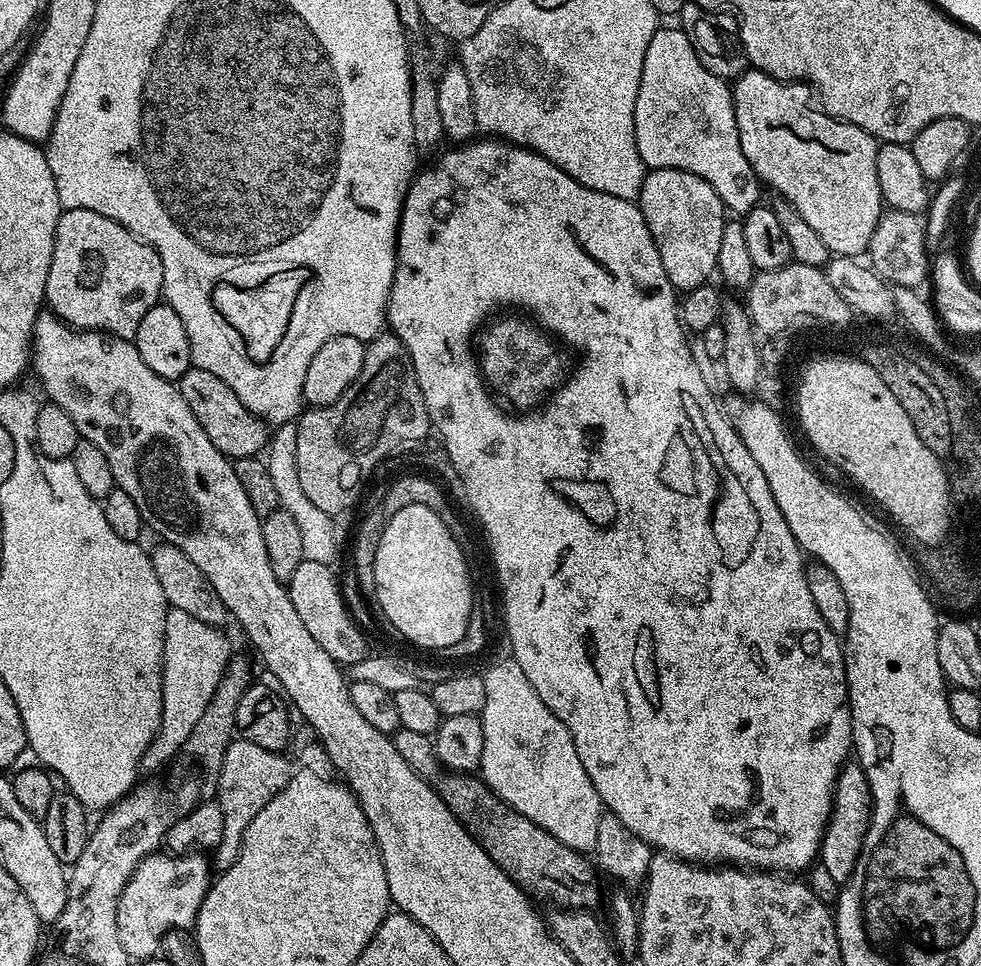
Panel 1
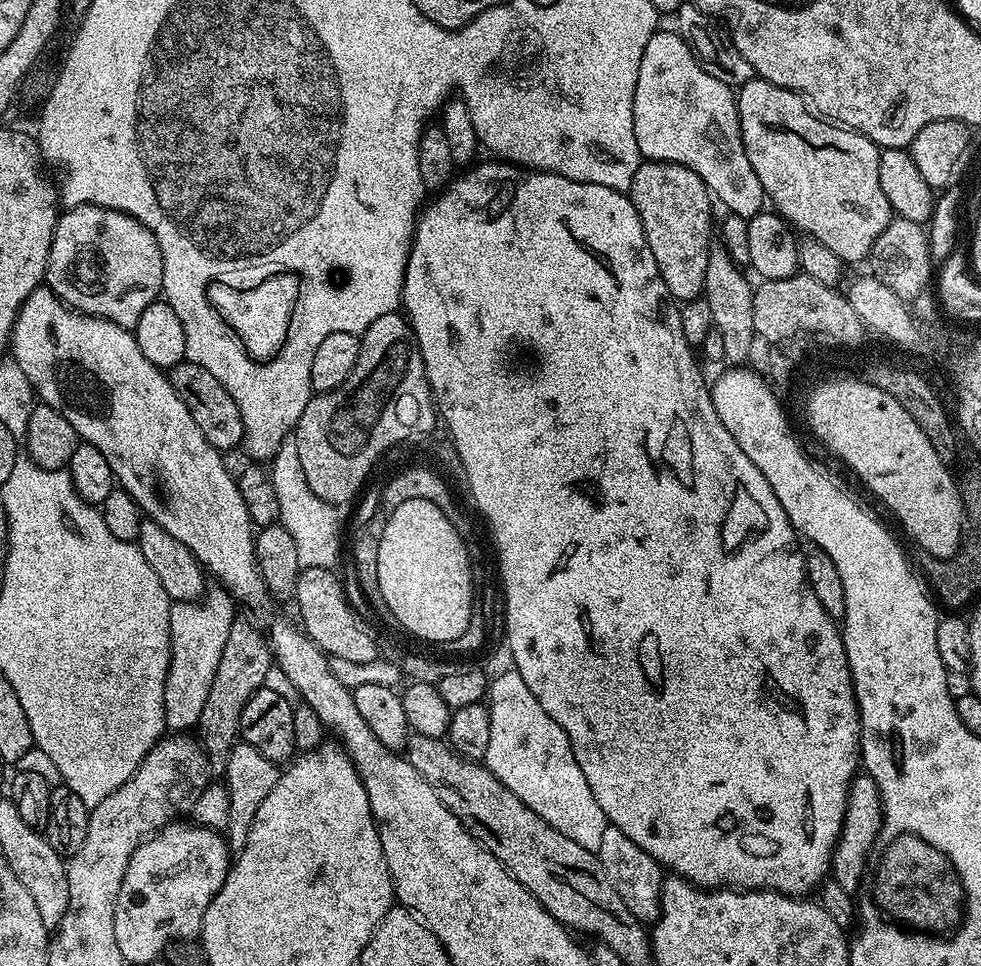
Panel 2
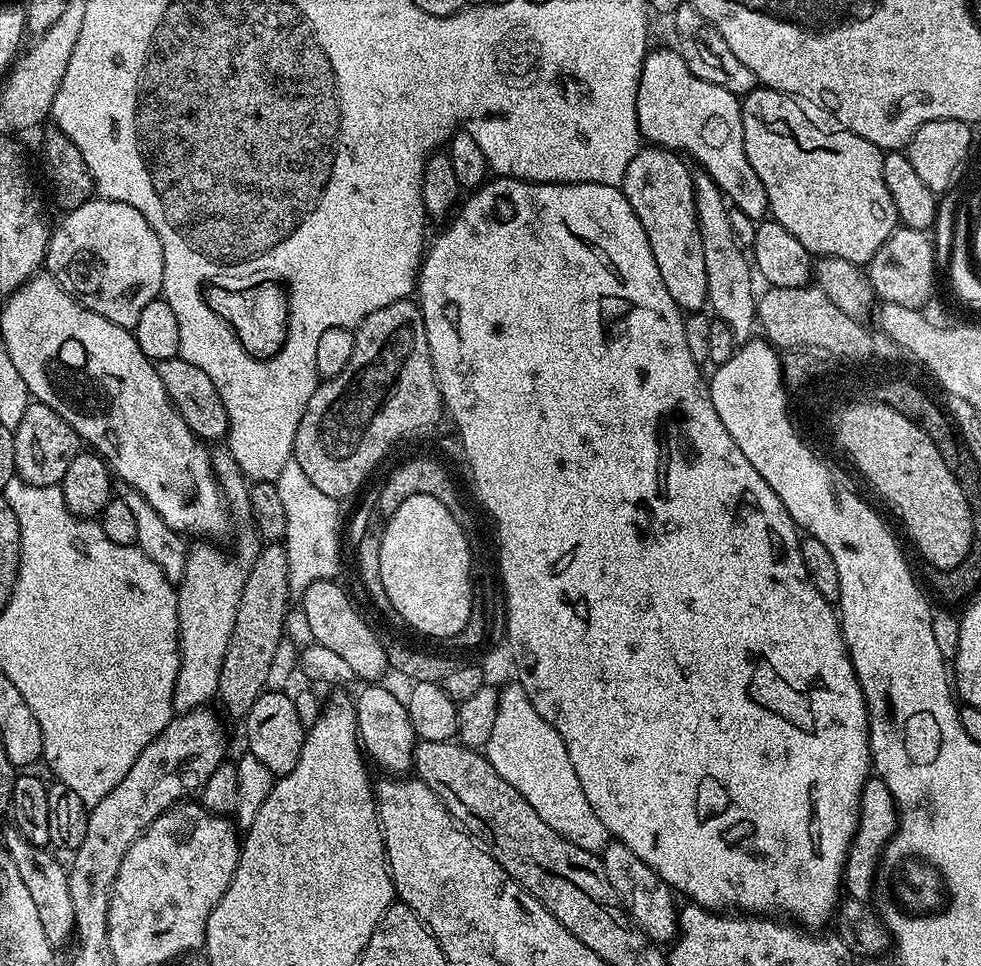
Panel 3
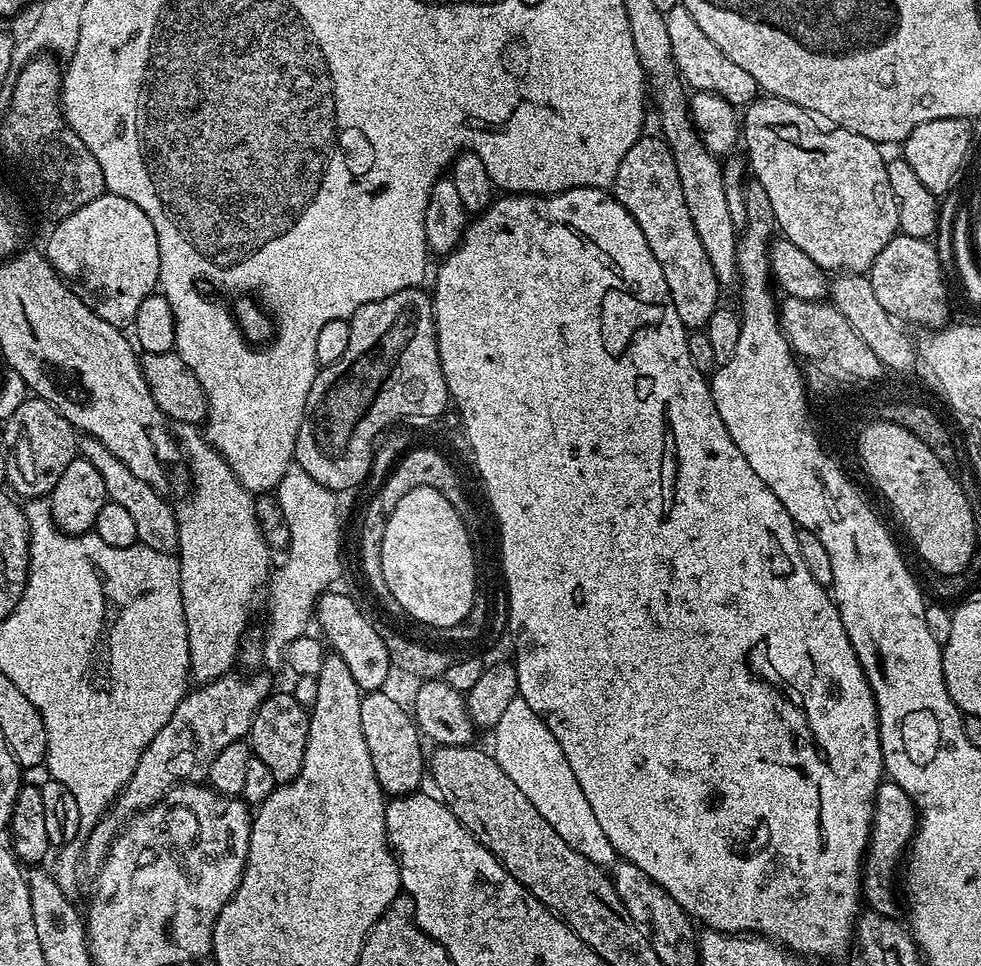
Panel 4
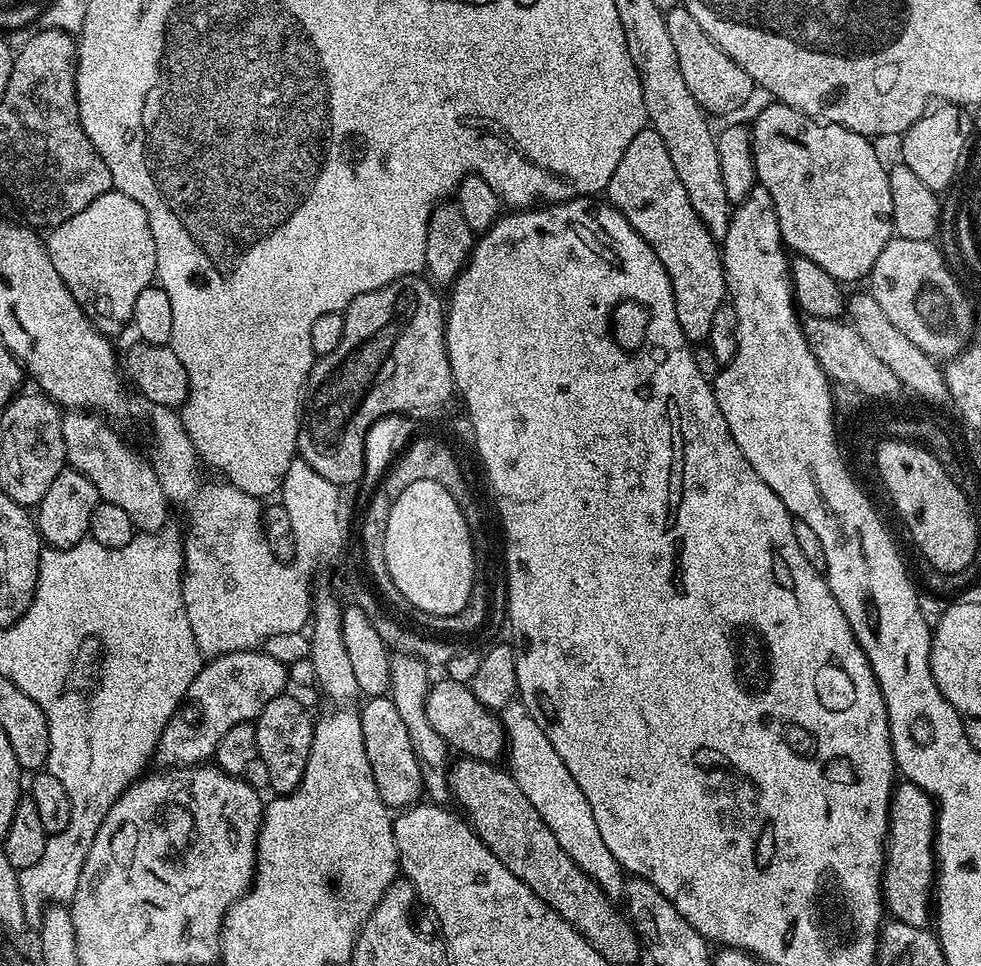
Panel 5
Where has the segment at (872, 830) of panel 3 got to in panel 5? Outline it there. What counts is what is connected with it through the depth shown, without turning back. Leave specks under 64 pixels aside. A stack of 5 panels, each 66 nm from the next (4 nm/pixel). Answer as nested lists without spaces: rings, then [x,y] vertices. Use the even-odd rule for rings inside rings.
[[[900,782],[892,793],[892,809],[888,813],[888,845],[884,861],[882,891],[887,915],[908,926],[928,928],[934,916],[932,889],[935,883],[936,810],[931,796],[917,784]]]

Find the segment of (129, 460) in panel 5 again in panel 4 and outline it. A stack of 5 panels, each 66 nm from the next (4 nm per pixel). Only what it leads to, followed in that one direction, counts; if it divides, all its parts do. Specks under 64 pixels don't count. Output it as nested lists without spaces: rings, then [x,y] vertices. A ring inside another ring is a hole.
[[[84,436],[78,444],[79,455],[98,474],[102,474],[102,482],[106,482],[109,500],[118,502],[118,506],[126,506],[130,510],[130,515],[134,517],[134,526],[138,526],[139,543],[150,546],[159,552],[175,553],[178,548],[178,524],[176,522],[176,509],[170,503],[167,504],[162,497],[156,493],[157,489],[145,480],[139,480],[134,474],[130,474],[130,466],[122,462],[102,446],[102,442],[93,436]]]

